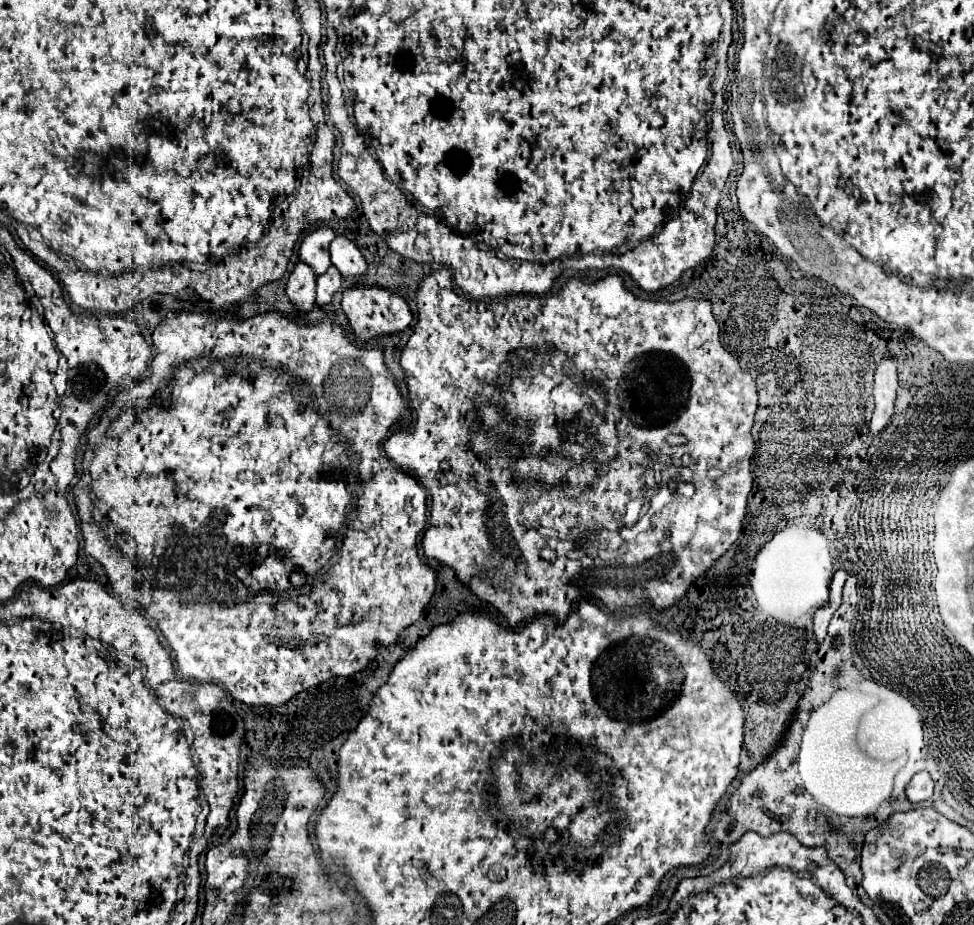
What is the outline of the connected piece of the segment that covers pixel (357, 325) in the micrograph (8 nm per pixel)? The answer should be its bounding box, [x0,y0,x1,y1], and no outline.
[342,284,412,342]

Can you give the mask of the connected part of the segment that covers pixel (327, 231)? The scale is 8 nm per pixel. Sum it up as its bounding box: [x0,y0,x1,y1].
[300,226,336,274]

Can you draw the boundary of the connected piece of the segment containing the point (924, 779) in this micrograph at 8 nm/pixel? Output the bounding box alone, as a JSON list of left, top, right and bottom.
[906,772,934,804]

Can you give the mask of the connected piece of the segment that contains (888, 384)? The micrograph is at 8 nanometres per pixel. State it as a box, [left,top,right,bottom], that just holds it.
[874,356,898,418]

